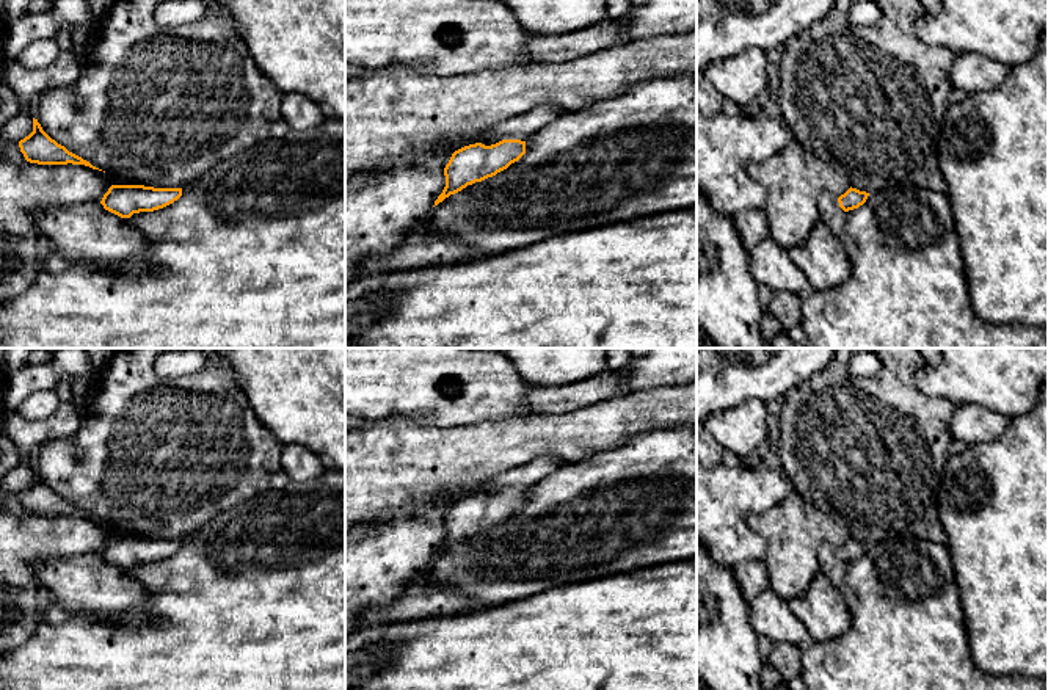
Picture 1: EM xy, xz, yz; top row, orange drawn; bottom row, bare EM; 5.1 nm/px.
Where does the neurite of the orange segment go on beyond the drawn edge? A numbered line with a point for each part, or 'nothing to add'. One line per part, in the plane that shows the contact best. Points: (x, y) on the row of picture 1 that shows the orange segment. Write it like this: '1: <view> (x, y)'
1: xz (521, 127)

